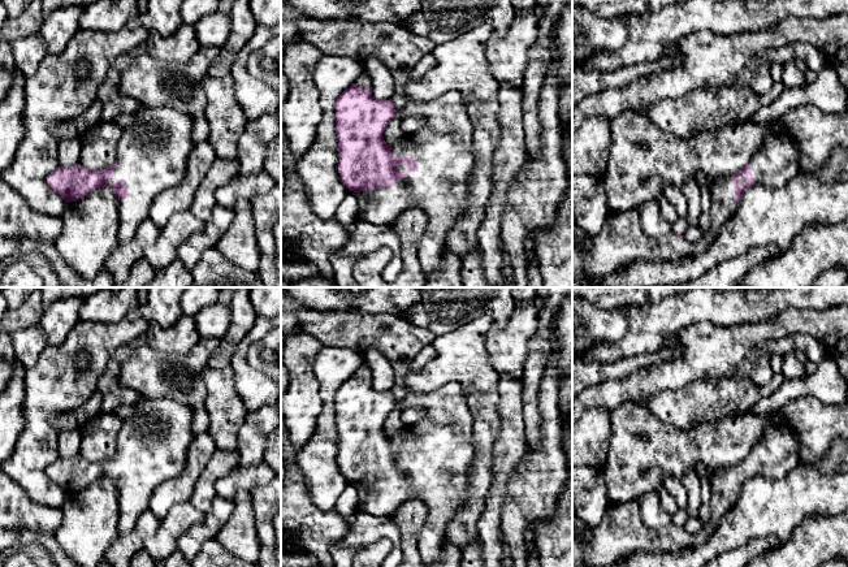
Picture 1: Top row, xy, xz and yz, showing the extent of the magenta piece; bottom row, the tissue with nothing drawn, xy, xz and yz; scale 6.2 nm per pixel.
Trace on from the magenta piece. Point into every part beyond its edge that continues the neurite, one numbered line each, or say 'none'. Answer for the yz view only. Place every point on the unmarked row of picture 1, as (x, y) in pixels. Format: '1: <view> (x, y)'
1: yz (622, 532)

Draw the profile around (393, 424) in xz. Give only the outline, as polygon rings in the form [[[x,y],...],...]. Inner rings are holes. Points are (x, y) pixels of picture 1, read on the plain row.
[[[395,407],[384,421],[384,432],[385,434],[393,437],[398,434],[406,425],[401,419],[401,408]]]

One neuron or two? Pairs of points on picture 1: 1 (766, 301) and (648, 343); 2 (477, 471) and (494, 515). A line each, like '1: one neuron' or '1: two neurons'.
1: one neuron
2: two neurons

